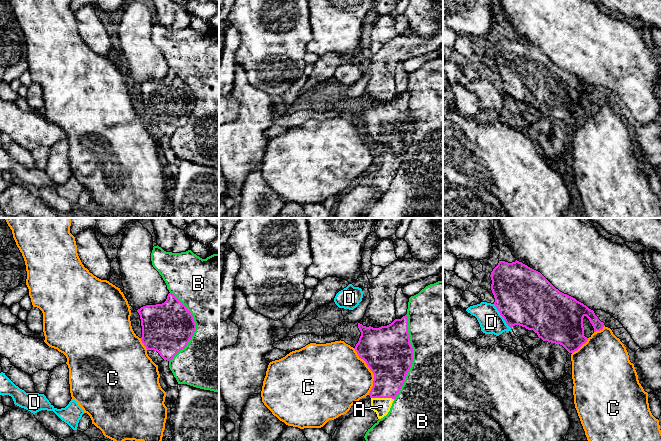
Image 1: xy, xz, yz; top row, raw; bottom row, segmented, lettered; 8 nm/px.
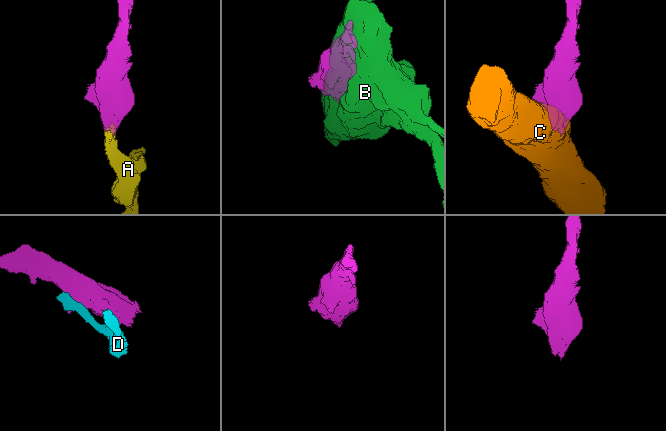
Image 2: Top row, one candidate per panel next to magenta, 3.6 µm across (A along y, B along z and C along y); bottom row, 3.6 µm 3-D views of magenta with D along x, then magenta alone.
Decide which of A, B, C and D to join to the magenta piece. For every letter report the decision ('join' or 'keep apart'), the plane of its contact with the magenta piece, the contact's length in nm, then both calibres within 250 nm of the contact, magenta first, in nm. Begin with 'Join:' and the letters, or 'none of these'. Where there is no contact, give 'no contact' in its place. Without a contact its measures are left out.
Join: A
A: join; meets magenta in xz; contact 180 nm long; 280 nm thick on the magenta side, 140 nm on the other
B: keep apart; meets magenta in xz; contact 700 nm long; 380 nm thick on the magenta side, 480 nm on the other
C: keep apart; meets magenta in xz; contact 400 nm long; 380 nm thick on the magenta side, 440 nm on the other
D: keep apart; meets magenta in yz; contact 240 nm long; 460 nm thick on the magenta side, 190 nm on the other

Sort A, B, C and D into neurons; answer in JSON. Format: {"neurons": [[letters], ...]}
{"neurons": [["A"], ["B"], ["C"], ["D"]]}

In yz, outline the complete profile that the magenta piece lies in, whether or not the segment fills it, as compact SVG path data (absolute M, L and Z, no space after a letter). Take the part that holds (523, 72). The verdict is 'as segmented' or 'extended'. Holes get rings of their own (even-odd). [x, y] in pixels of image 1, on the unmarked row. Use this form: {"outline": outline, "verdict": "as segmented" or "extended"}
{"outline": "M499 37L490 53L494 81L511 105L519 101L533 106L543 117L560 120L573 129L588 116L584 112L585 92L594 108L605 102L593 86L560 68L522 38Z", "verdict": "as segmented"}

